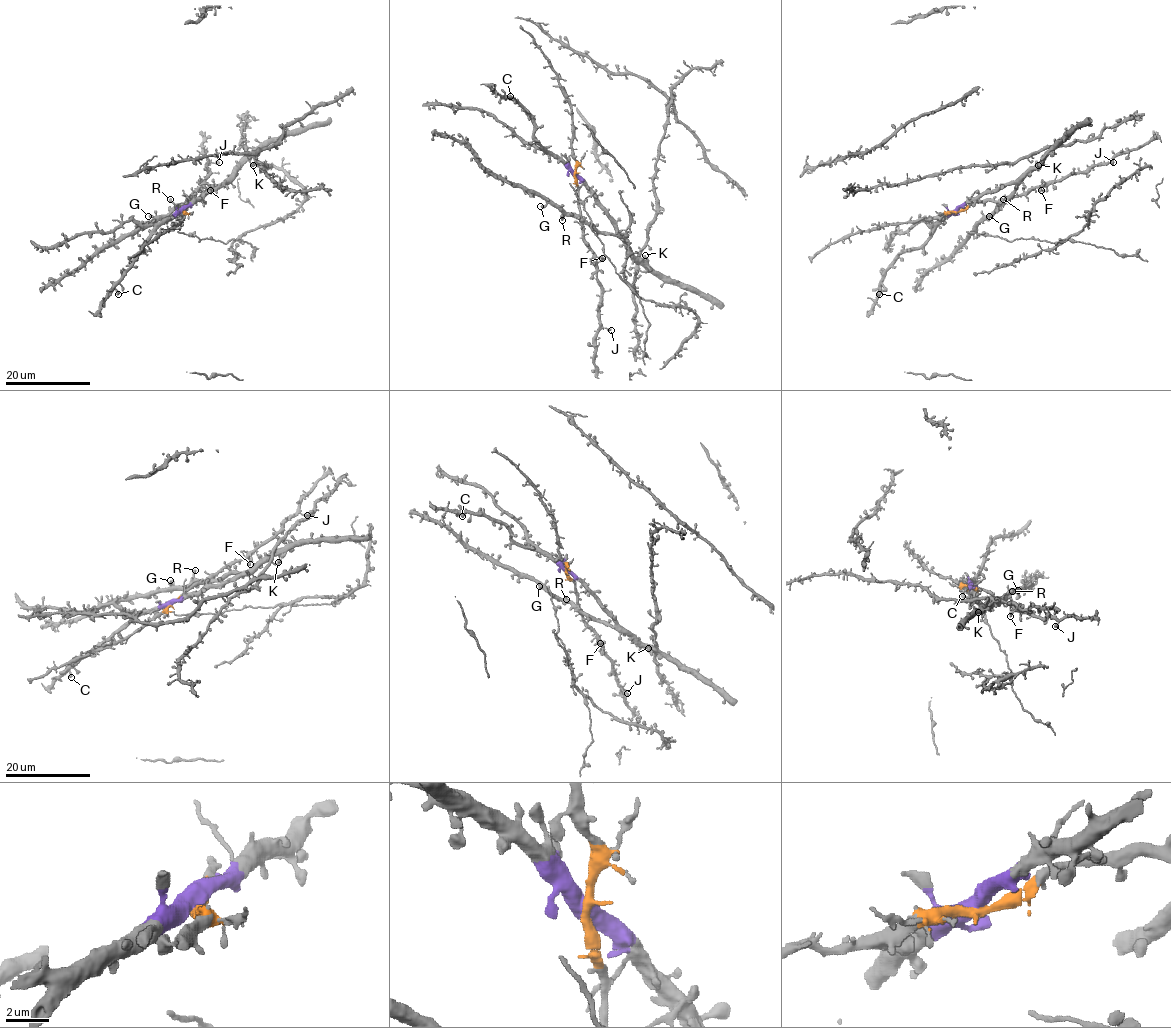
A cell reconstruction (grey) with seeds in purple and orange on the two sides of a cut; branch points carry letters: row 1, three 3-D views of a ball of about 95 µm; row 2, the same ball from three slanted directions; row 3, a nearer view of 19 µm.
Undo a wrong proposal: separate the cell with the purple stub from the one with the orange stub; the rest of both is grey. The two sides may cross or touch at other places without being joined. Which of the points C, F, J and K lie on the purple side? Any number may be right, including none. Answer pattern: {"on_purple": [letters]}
{"on_purple": ["C", "K"]}

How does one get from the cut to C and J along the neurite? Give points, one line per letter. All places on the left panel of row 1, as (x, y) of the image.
C: (182, 211), (165, 220), (146, 240), (115, 286), (119, 294)
J: (182, 211), (185, 202), (208, 176), (207, 165), (219, 162)

